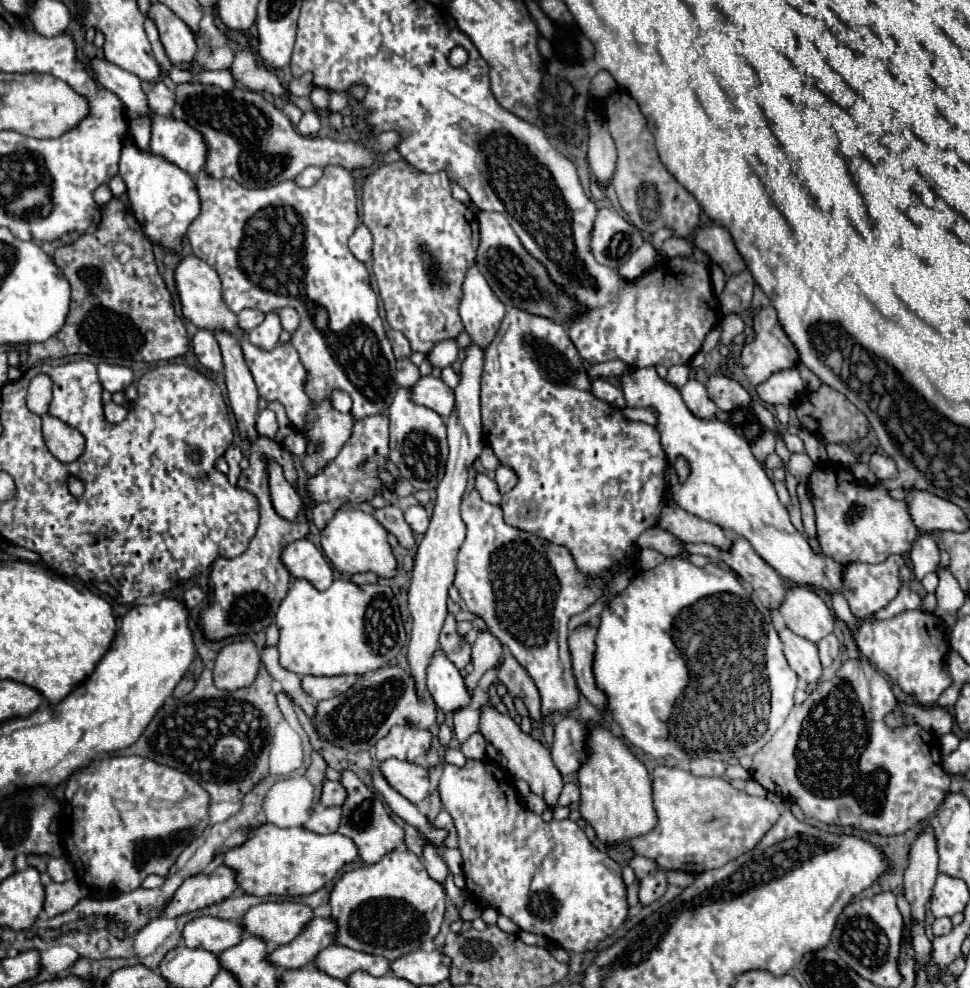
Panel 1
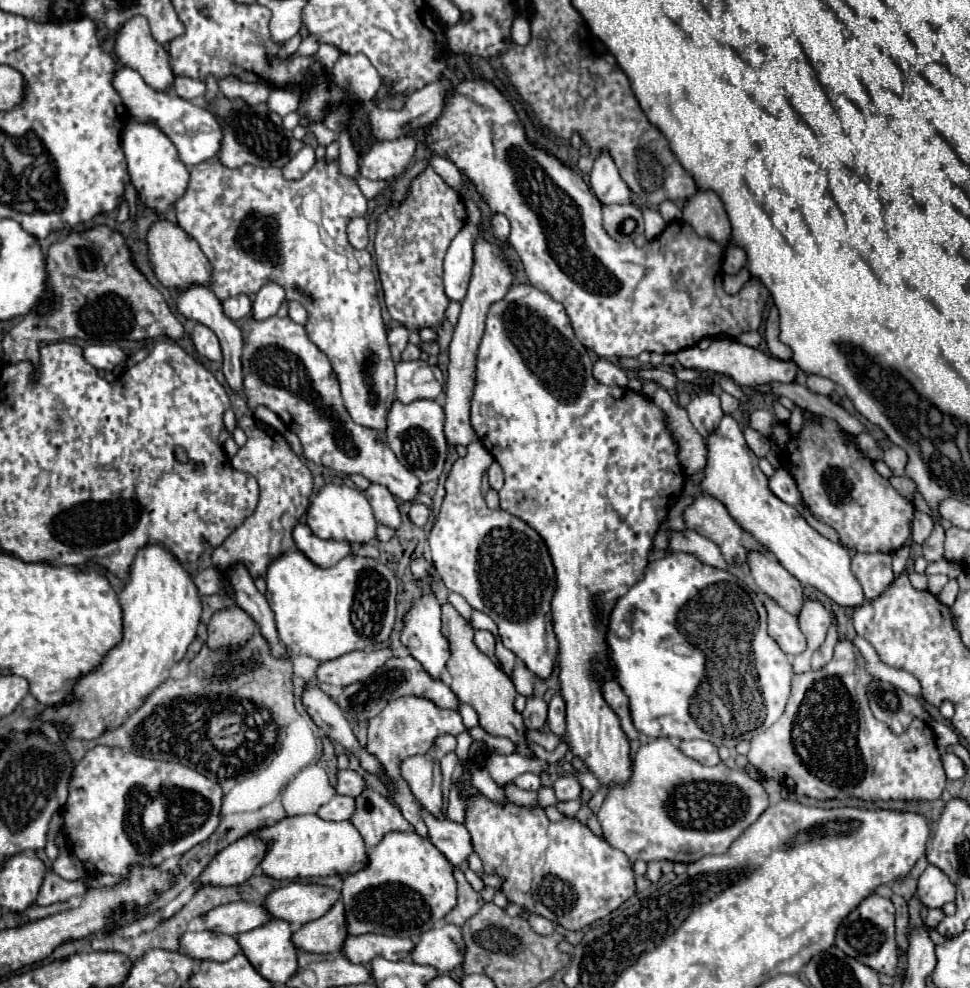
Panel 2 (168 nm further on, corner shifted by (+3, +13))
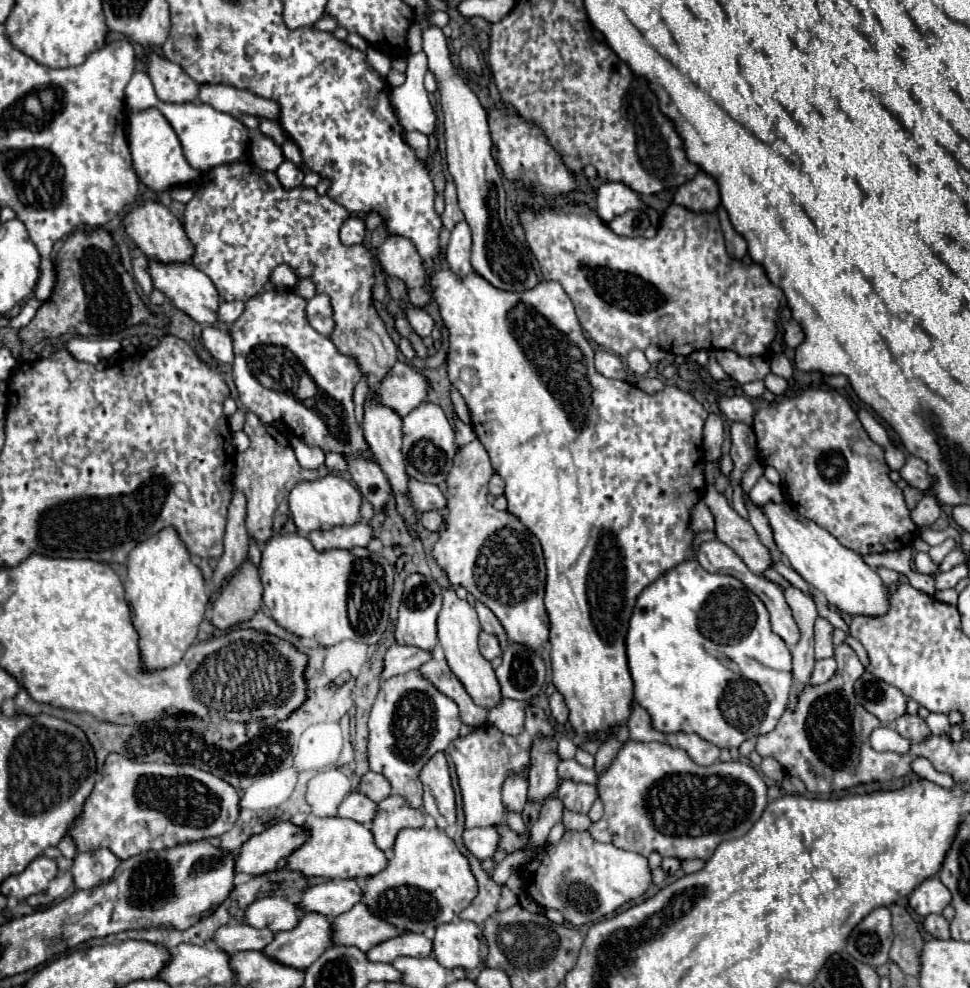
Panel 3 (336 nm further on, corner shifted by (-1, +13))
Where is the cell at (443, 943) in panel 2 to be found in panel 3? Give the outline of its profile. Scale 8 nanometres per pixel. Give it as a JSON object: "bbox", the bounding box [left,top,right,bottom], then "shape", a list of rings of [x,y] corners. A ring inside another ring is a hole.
{"bbox":[434,921,482,969],"shape":[[[452,921],[452,923],[442,923],[436,927],[436,937],[434,937],[434,959],[442,963],[444,967],[462,967],[462,969],[474,969],[482,963],[482,953],[480,953],[480,927],[470,921]]]}

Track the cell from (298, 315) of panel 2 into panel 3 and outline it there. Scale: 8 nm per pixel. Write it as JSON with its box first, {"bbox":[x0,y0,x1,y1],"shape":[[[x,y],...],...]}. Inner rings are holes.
{"bbox":[306,295,334,335],"shape":[[[316,295],[306,303],[306,319],[310,327],[314,327],[322,335],[330,335],[334,321],[332,321],[332,307],[328,295]]]}

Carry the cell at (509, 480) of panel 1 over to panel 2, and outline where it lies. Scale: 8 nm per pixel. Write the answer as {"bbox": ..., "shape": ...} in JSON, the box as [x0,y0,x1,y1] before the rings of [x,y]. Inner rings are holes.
{"bbox":[488,461,504,491],"shape":[[[494,461],[494,463],[490,465],[490,469],[488,469],[488,479],[490,479],[490,487],[492,487],[492,489],[496,489],[496,491],[502,489],[504,475],[502,475],[502,469],[500,469],[500,465],[498,465],[496,461]]]}

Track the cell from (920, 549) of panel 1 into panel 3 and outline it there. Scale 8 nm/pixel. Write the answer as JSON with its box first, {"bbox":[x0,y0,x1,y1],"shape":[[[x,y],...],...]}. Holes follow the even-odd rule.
{"bbox":[912,493,940,527],"shape":[[[926,493],[922,501],[912,509],[912,521],[918,527],[930,527],[940,517],[940,503],[932,493]]]}

